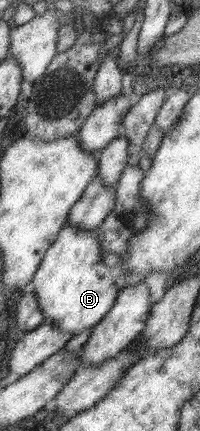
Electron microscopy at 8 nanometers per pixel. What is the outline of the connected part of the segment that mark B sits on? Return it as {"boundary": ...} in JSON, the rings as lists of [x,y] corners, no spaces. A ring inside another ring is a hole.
{"boundary":[[[67,222],[62,226],[56,240],[44,252],[31,281],[32,292],[38,301],[38,309],[42,311],[44,317],[43,322],[54,323],[62,333],[70,333],[72,336],[80,333],[82,329],[96,325],[110,311],[120,290],[114,285],[112,271],[102,263],[102,247],[96,240],[94,231],[75,228]]]}

